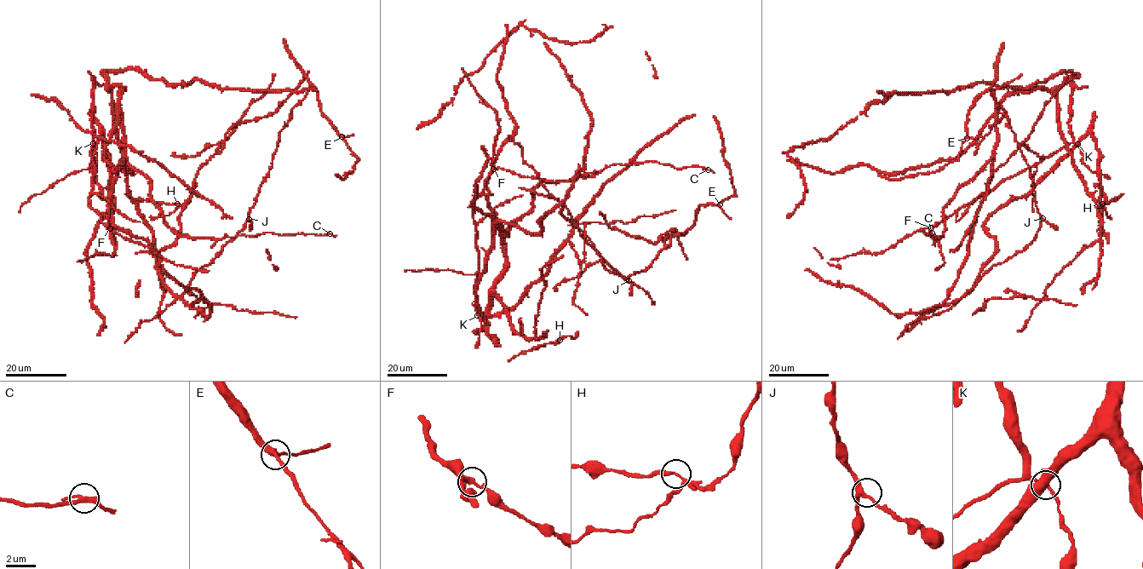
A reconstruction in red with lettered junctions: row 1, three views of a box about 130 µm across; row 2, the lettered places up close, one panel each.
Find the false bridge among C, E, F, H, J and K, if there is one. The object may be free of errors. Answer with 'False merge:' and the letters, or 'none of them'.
False merge: H

